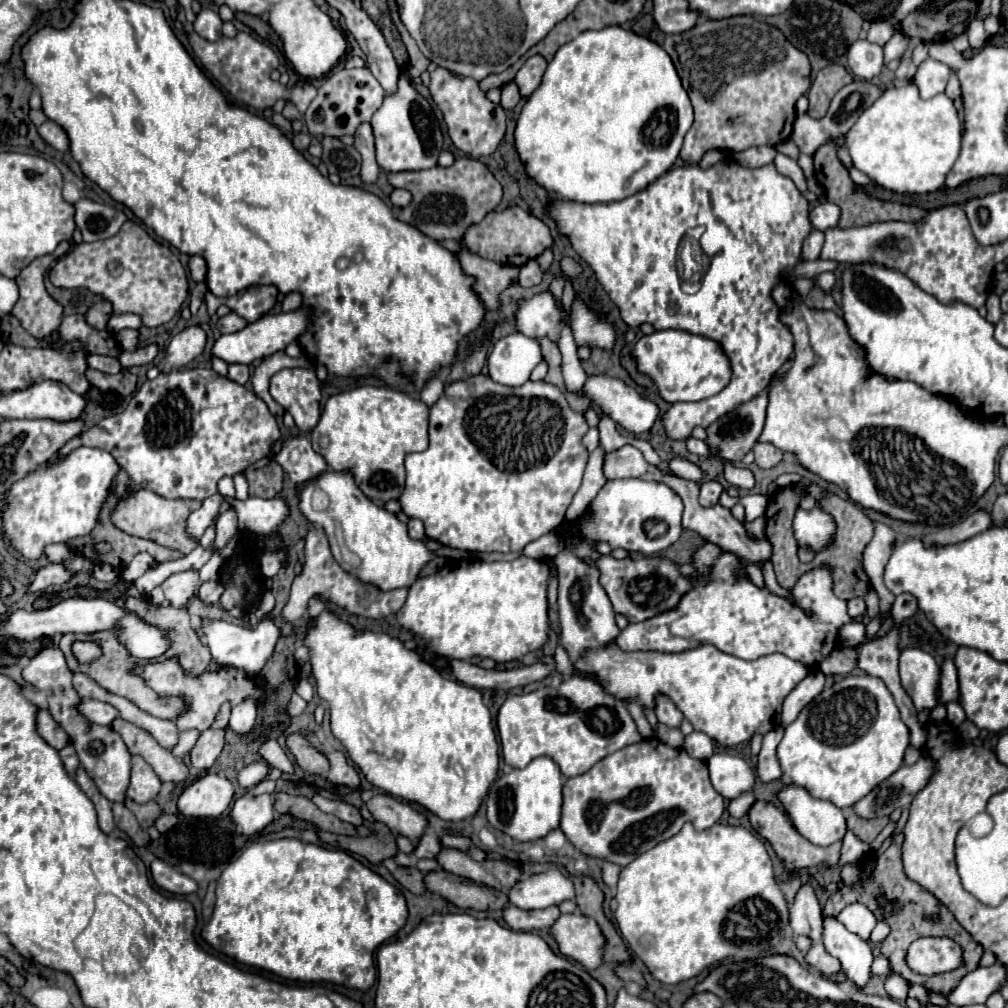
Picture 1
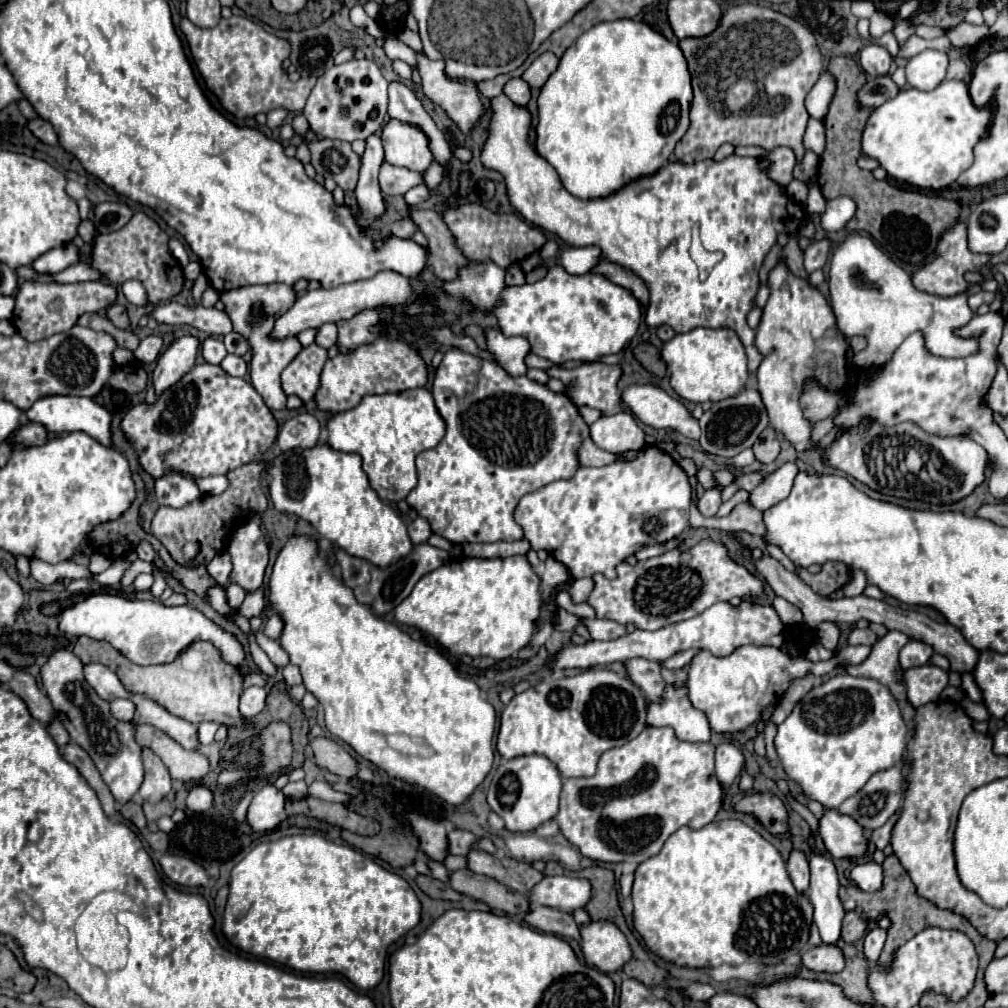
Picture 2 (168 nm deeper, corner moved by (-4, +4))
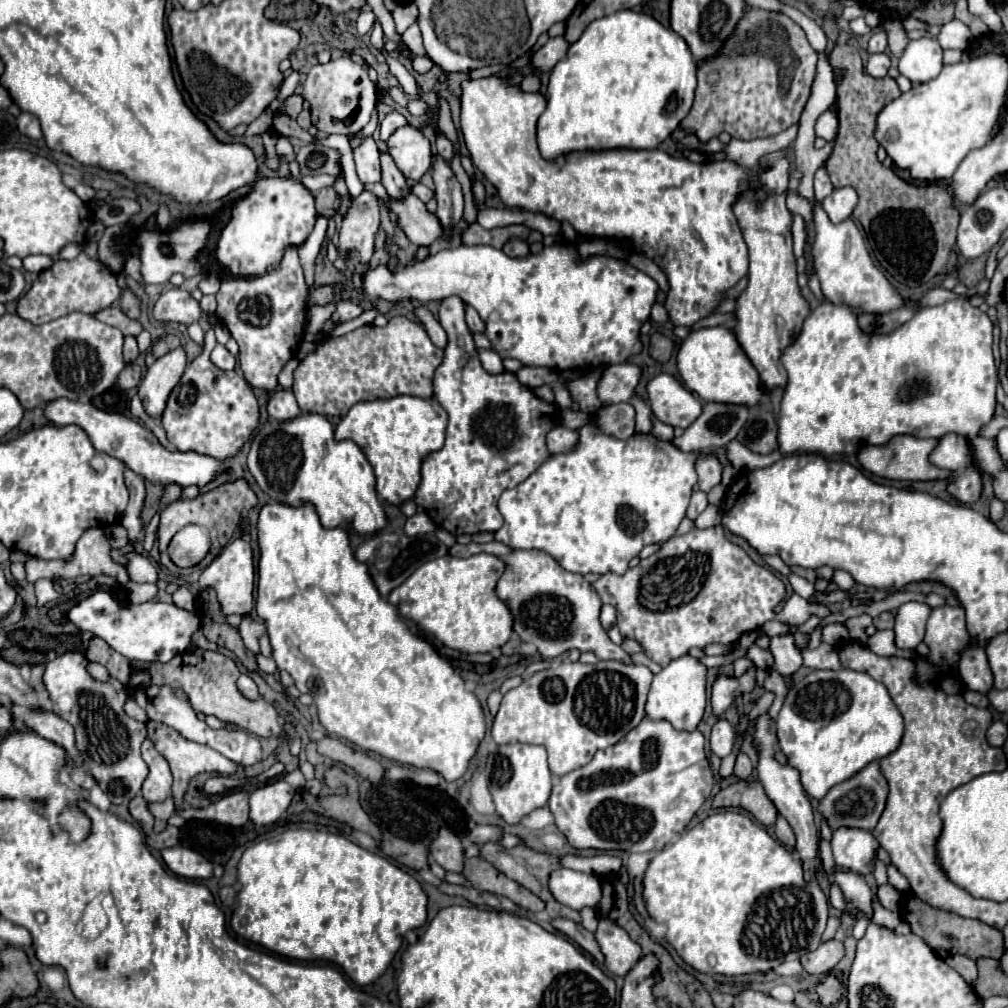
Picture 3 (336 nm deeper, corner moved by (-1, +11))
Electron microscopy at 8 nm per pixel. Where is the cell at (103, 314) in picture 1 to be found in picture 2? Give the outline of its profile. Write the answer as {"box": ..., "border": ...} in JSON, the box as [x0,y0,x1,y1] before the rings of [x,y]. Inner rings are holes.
{"box":[106,304,130,330],"border":[[[112,304],[108,310],[106,310],[106,316],[112,320],[114,326],[126,330],[130,326],[130,320],[128,320],[128,314],[126,314],[126,308],[120,306],[120,304]]]}

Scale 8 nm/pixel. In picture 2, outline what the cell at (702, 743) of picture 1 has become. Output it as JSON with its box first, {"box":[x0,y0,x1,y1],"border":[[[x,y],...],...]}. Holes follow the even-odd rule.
{"box":[648,684,710,742],"border":[[[666,684],[662,702],[650,702],[648,726],[670,726],[684,742],[708,742],[710,726],[704,712],[692,706],[686,684]]]}

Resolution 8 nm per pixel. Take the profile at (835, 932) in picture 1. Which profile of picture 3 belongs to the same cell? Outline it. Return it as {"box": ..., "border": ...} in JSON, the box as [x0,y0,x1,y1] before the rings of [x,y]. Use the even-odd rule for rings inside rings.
{"box":[753,715,821,881],"border":[[[761,715],[757,719],[757,727],[755,727],[755,733],[753,733],[753,741],[759,743],[761,747],[761,753],[759,753],[759,779],[765,787],[765,793],[767,797],[773,801],[773,805],[777,807],[779,815],[783,815],[791,829],[795,831],[795,837],[797,837],[797,853],[799,853],[799,859],[805,867],[805,877],[807,881],[811,879],[811,875],[817,875],[819,869],[821,869],[821,859],[819,859],[819,845],[817,845],[817,827],[815,827],[815,819],[813,819],[813,807],[809,803],[809,797],[805,795],[803,791],[803,785],[799,781],[799,773],[789,767],[789,765],[779,765],[775,759],[773,759],[773,751],[775,751],[775,733],[771,729],[773,721],[767,717],[767,715]]]}

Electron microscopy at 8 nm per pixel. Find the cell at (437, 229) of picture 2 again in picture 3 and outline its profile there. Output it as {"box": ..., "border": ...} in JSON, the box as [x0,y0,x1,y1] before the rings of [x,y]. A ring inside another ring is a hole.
{"box":[381,153,409,201],"border":[[[381,153],[381,167],[383,167],[383,181],[381,183],[387,189],[387,193],[397,201],[405,199],[409,193],[409,185],[405,181],[403,173],[397,169],[395,161],[389,157],[389,153]]]}

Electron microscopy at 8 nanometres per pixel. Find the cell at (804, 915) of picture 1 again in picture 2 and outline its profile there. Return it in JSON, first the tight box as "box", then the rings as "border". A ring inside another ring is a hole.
{"box":[788,850,810,892],"border":[[[792,850],[790,852],[788,874],[790,874],[794,886],[798,888],[798,892],[808,890],[808,886],[810,886],[810,868],[808,868],[808,860],[806,860],[802,850]]]}

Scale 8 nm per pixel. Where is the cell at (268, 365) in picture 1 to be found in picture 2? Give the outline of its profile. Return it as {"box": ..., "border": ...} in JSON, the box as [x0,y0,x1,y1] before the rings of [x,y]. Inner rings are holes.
{"box":[220,284,302,410],"border":[[[288,284],[242,286],[242,288],[222,292],[220,300],[226,306],[224,312],[230,316],[234,332],[240,332],[250,344],[252,360],[248,364],[248,372],[250,372],[252,386],[256,388],[256,392],[262,396],[264,404],[270,410],[284,408],[286,406],[286,396],[284,396],[284,390],[280,386],[280,374],[296,358],[296,354],[302,350],[302,344],[298,342],[296,336],[288,336],[284,340],[272,340],[270,334],[272,334],[272,328],[274,328],[274,322],[276,322],[274,316],[282,316],[296,300],[294,286],[288,286]]]}

